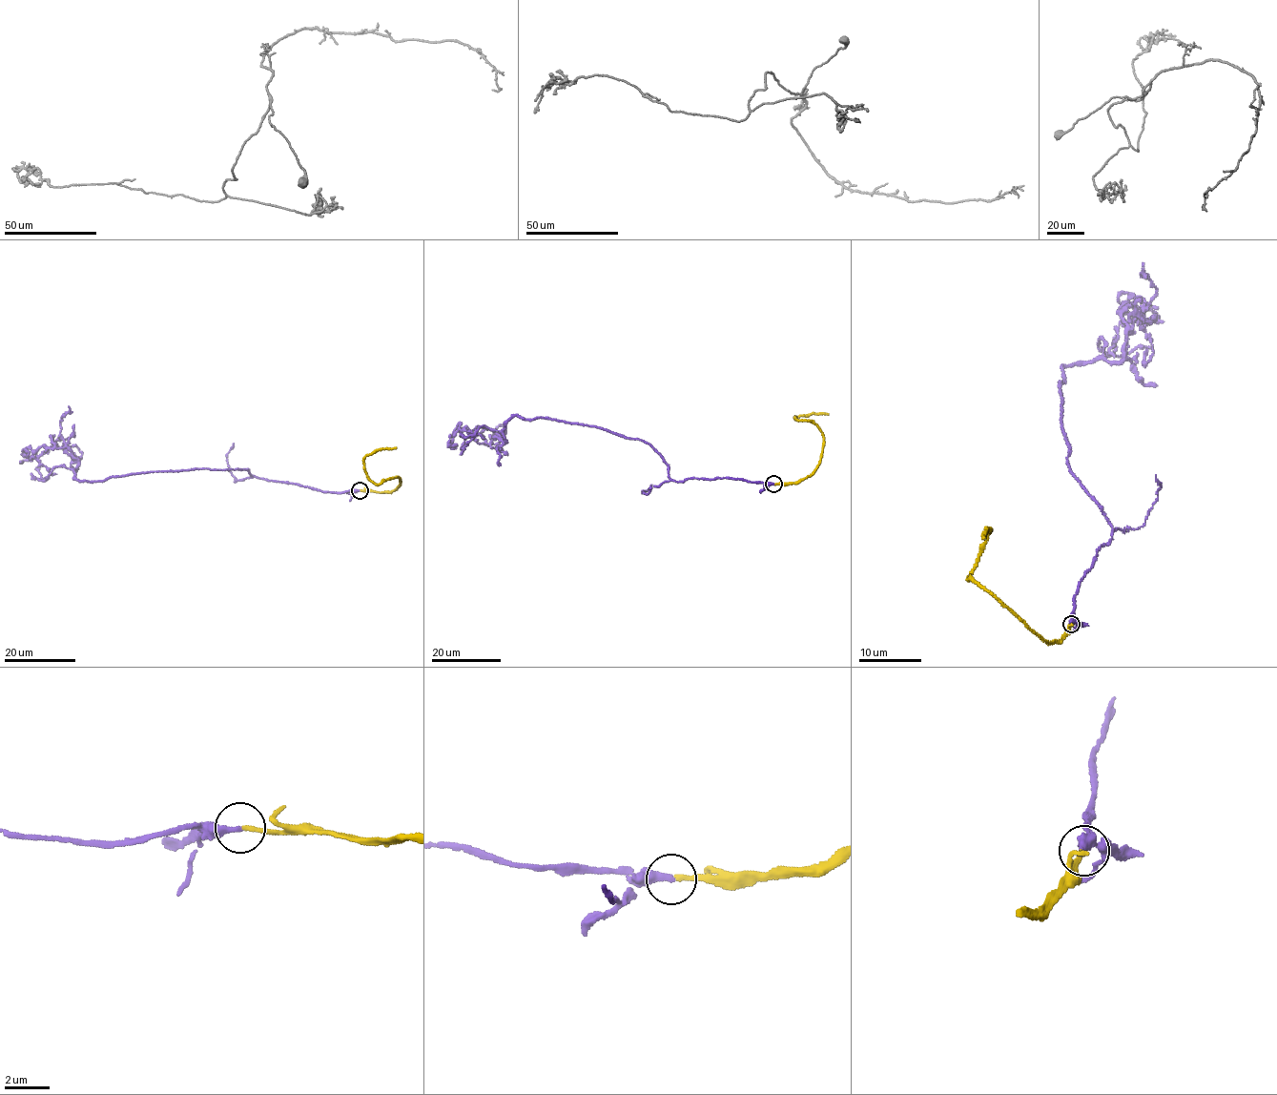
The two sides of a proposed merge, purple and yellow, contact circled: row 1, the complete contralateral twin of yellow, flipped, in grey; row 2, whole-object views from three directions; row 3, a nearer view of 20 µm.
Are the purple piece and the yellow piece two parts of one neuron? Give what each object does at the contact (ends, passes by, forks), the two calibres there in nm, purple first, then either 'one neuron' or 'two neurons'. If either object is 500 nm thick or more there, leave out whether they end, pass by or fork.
purple ends | yellow ends | 320/200 nm | one neuron

